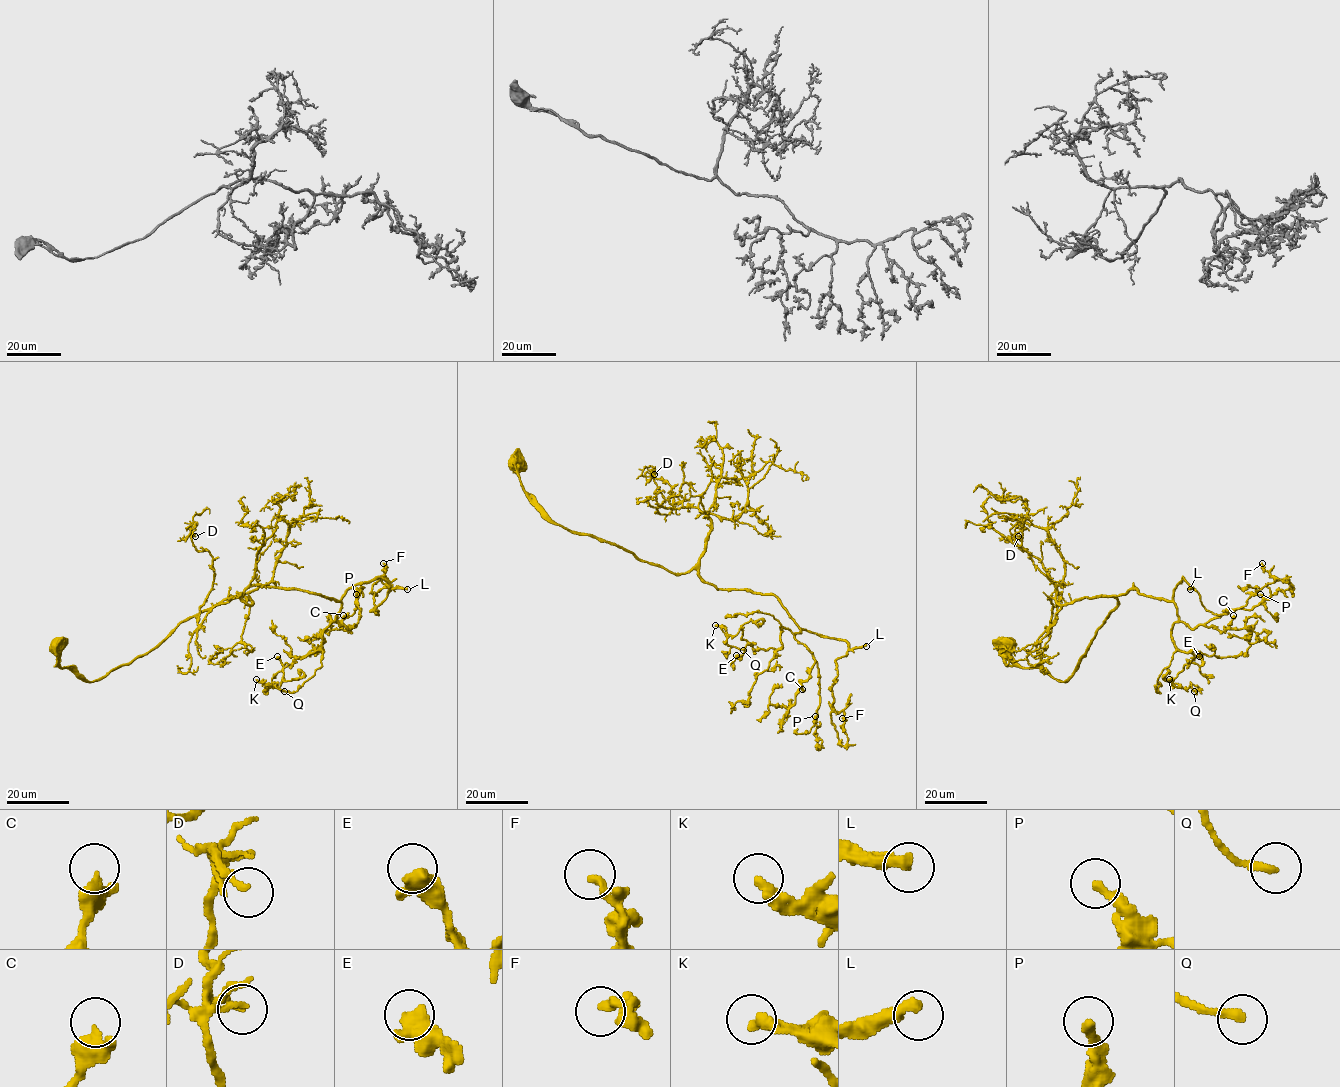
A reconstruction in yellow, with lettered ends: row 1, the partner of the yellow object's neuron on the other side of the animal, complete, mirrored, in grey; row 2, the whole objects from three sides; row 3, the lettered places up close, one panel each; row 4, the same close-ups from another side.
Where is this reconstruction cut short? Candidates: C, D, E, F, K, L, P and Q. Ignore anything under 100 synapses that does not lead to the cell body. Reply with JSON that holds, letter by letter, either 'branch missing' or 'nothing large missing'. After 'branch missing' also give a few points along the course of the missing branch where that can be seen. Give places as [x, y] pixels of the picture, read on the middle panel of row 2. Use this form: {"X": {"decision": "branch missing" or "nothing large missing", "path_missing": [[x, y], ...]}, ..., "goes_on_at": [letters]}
{"C": {"decision": "nothing large missing"}, "D": {"decision": "nothing large missing"}, "E": {"decision": "nothing large missing"}, "F": {"decision": "nothing large missing"}, "K": {"decision": "nothing large missing"}, "L": {"decision": "branch missing"}, "P": {"decision": "nothing large missing"}, "Q": {"decision": "nothing large missing"}, "goes_on_at": ["L"]}

